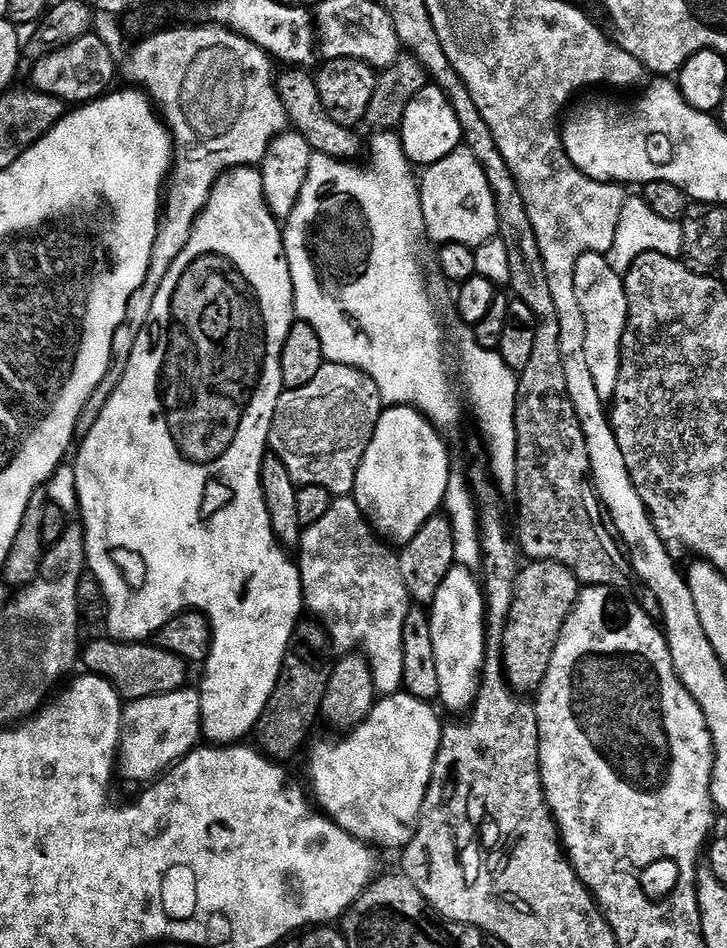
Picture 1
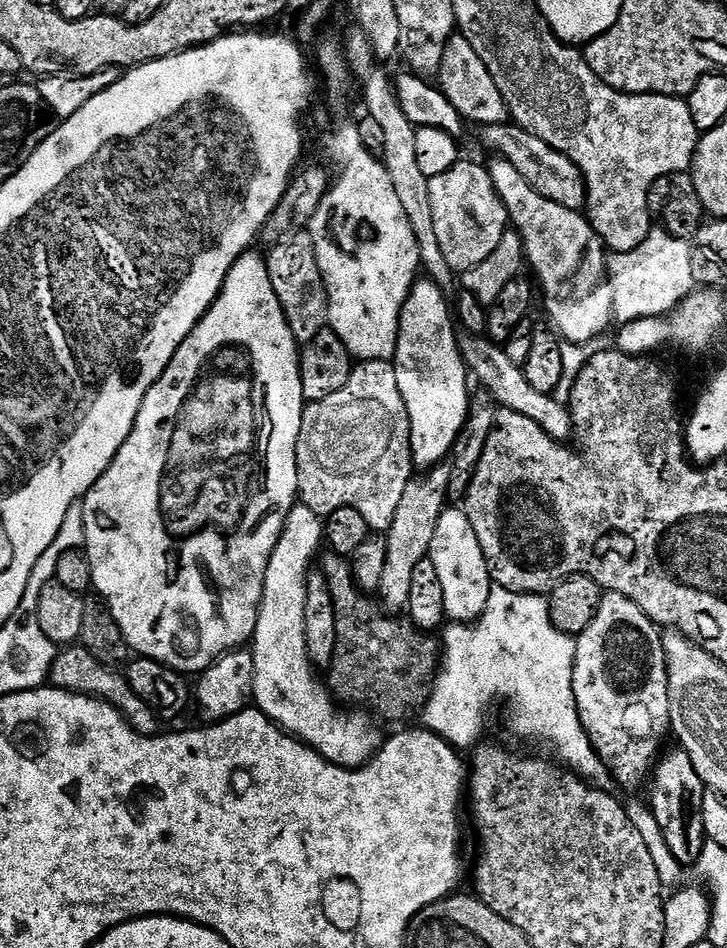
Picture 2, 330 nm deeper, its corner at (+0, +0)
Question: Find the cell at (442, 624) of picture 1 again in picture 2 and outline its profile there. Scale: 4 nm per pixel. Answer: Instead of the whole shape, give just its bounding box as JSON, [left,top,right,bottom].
[428,506,492,624]

